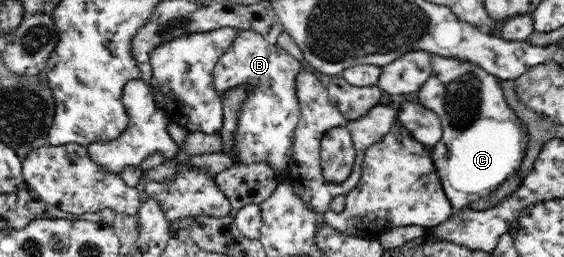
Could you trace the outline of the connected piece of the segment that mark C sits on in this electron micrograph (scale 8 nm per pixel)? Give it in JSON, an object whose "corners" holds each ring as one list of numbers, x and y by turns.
{"corners":[[431,54,431,65,432,74,417,90,417,101,440,118,443,133,441,139,431,146,430,154,443,191,454,212,457,212,482,196,494,192,520,168,528,150,528,129,506,103,498,77,488,74,471,62,462,62,457,58,438,58,435,54]]}

